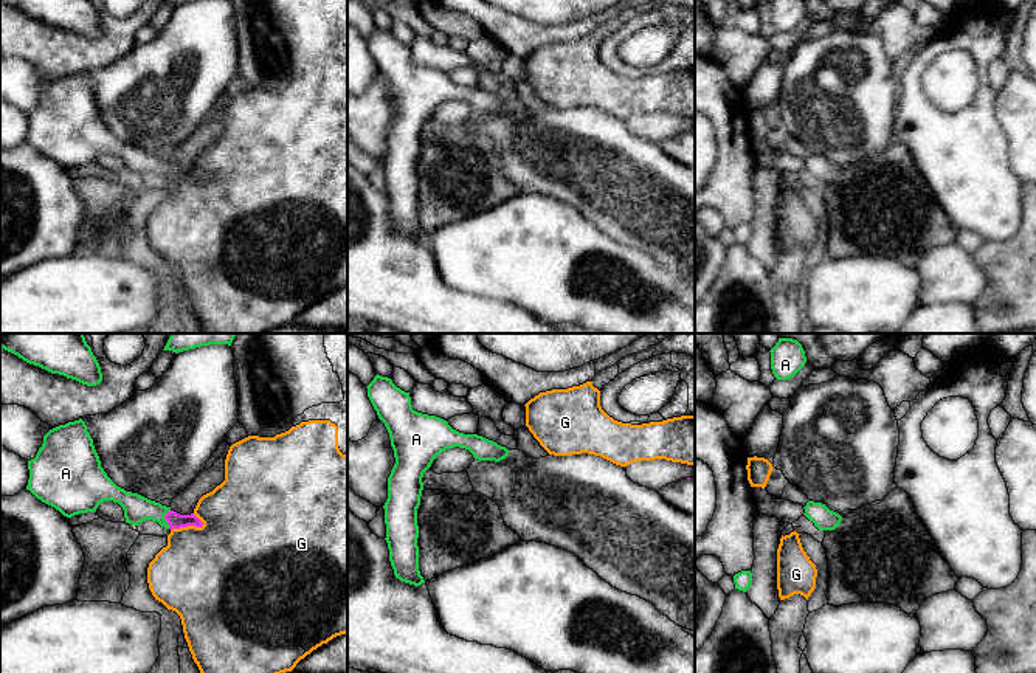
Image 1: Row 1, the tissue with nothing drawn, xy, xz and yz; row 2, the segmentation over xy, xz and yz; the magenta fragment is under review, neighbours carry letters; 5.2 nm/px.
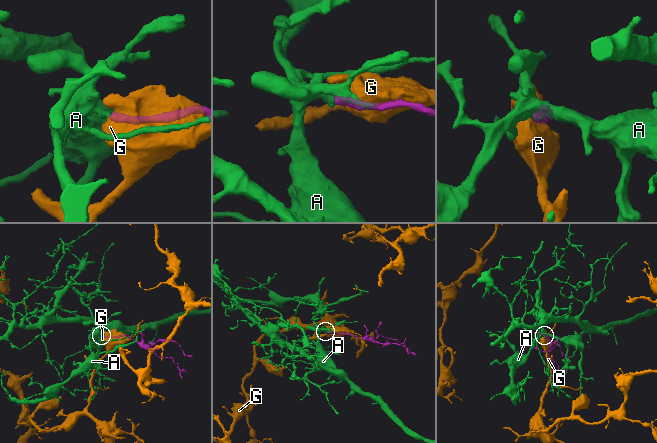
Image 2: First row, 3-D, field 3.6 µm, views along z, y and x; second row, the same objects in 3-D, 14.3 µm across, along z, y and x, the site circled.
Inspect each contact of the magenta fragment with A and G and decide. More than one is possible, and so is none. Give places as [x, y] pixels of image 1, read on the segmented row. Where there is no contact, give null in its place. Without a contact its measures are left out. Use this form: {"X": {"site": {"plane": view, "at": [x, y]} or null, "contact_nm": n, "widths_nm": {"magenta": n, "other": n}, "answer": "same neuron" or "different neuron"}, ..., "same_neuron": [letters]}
{"A": {"site": {"plane": "xy", "at": [165, 518]}, "contact_nm": 100, "widths_nm": {"magenta": 80, "other": 140}, "answer": "same neuron"}, "G": {"site": {"plane": "xy", "at": [186, 526]}, "contact_nm": 180, "widths_nm": {"magenta": 80, "other": 460}, "answer": "different neuron"}, "same_neuron": ["A"]}

